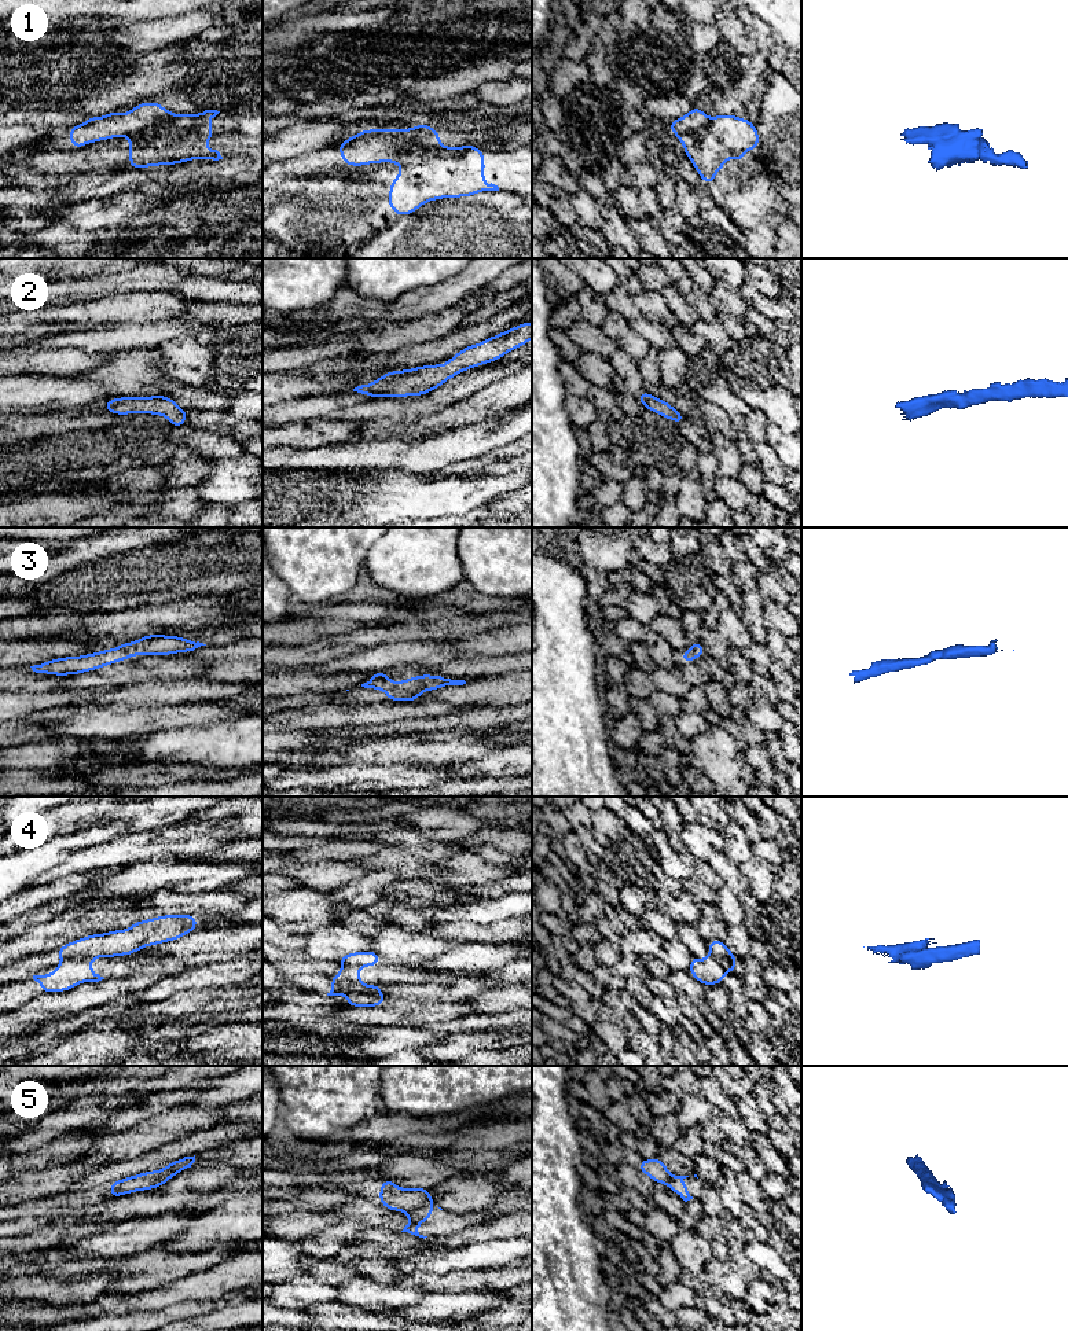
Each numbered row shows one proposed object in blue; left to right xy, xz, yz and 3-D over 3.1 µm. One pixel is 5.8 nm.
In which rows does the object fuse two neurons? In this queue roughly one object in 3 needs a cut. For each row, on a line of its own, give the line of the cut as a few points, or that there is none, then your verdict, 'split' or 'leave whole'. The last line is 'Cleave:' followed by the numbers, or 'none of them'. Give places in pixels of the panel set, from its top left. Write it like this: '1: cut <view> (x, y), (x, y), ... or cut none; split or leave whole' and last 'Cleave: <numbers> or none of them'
1: cut xy (206, 122), (198, 127), (157, 122), (128, 135); split
2: cut none; leave whole
3: cut none; leave whole
4: cut xy (92, 958), (68, 958), (62, 960); split
5: cut xz (432, 1201), (406, 1212); split
Cleave: 1, 4, 5

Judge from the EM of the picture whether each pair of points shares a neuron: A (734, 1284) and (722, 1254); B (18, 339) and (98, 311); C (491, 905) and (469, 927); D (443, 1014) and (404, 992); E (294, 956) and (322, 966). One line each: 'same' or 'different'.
A: different
B: different
C: different
D: different
E: same

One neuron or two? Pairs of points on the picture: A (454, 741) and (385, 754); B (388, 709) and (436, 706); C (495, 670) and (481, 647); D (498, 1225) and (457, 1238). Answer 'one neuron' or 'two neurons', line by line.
A: one neuron
B: one neuron
C: two neurons
D: one neuron

